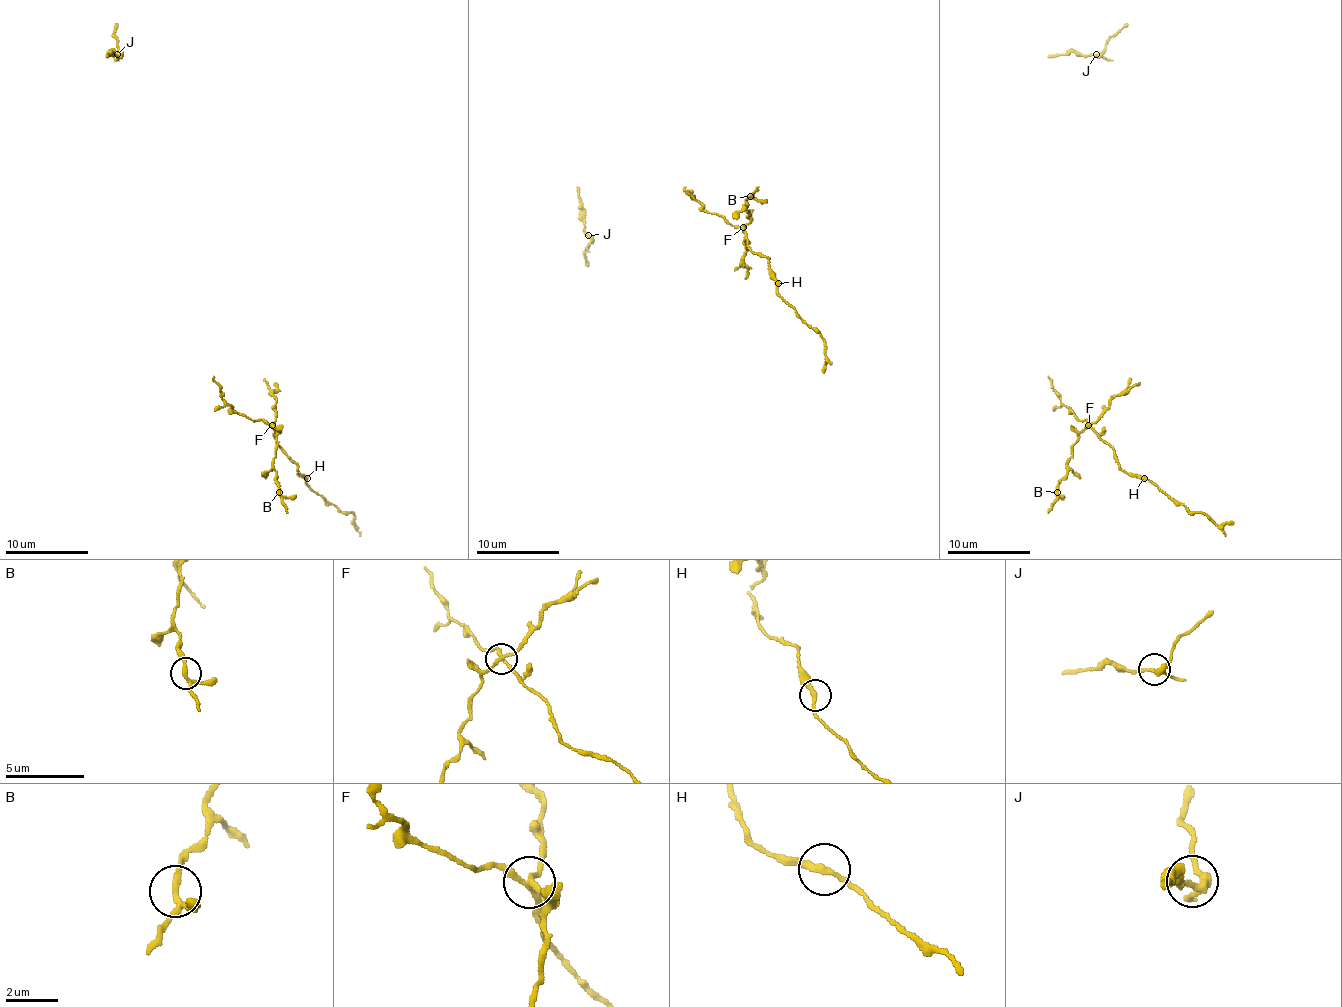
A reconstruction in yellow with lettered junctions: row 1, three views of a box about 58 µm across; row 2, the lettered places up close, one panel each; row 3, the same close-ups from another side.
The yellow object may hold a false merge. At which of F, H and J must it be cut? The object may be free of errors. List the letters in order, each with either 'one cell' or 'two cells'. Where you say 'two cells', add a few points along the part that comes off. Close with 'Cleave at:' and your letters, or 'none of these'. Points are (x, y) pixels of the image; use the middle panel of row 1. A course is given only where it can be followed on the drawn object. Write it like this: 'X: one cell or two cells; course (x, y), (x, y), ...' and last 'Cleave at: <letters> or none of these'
F: two cells; course (742, 227), (750, 218), (744, 206), (759, 187)
H: one cell
J: one cell
Cleave at: F

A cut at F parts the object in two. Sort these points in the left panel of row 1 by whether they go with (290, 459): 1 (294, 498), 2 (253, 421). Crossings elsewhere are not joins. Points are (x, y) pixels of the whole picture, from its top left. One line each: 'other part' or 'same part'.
1: other part
2: same part

